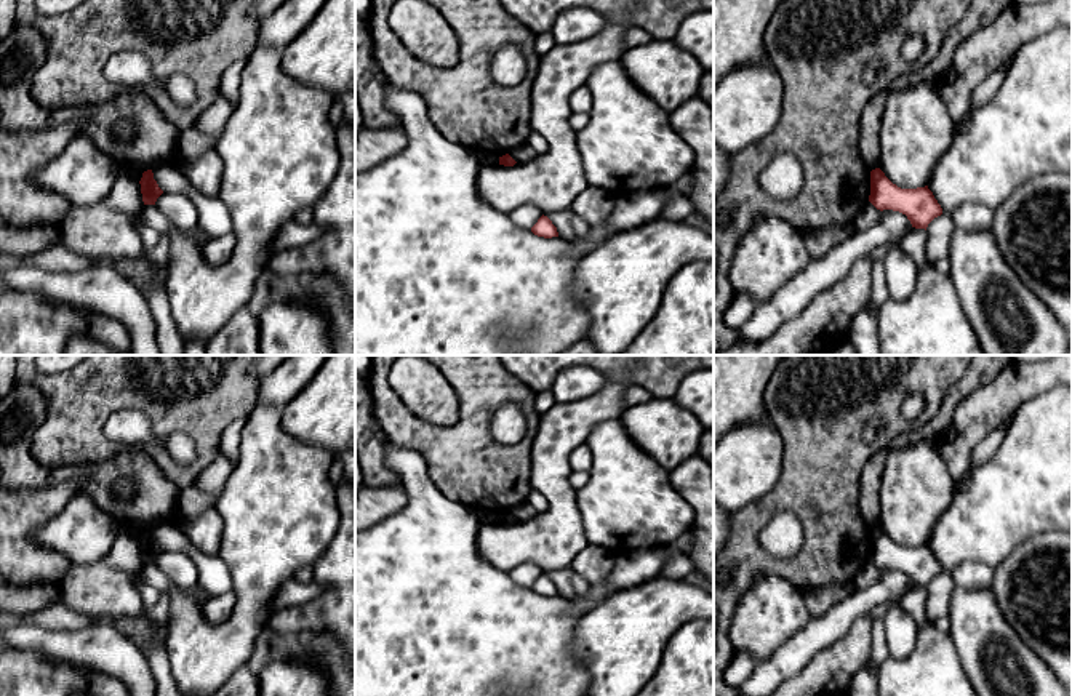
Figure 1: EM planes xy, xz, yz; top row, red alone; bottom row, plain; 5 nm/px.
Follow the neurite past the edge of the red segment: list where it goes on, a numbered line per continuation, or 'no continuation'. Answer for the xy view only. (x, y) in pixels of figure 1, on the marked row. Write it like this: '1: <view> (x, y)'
no continuation

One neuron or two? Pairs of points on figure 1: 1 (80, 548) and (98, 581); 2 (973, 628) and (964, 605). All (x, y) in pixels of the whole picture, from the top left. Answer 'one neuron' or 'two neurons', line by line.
1: two neurons
2: one neuron

